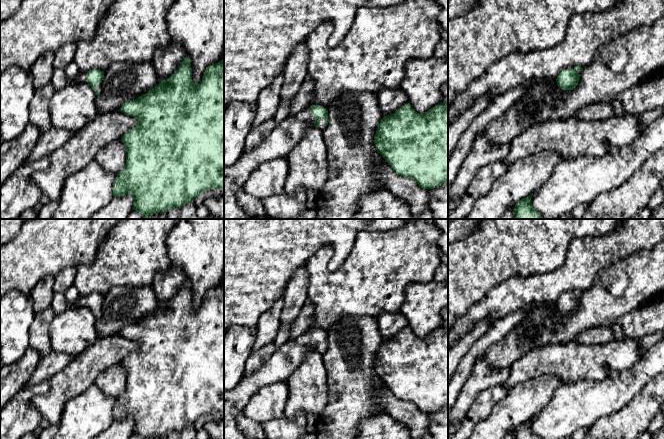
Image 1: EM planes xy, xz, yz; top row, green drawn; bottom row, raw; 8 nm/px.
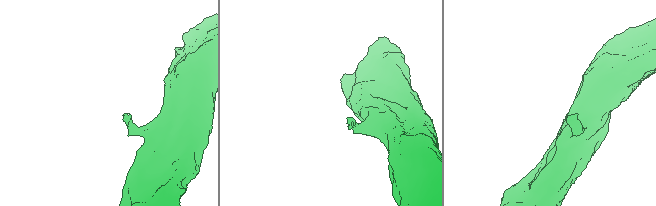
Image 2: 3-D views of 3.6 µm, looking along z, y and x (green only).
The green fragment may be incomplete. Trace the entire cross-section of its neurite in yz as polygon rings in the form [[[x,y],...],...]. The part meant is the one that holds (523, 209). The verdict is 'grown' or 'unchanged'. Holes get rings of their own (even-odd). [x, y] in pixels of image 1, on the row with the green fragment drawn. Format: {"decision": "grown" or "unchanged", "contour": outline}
{"decision": "unchanged", "contour": [[[533,193],[516,202],[513,209],[514,219],[541,219],[540,213],[532,206],[532,195]]]}

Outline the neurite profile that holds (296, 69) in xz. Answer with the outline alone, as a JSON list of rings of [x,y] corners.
[[[306,42],[297,45],[284,68],[281,101],[292,102],[308,75],[309,47]]]

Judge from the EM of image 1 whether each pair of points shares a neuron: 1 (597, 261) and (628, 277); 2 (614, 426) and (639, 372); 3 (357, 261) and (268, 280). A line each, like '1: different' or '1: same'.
1: different
2: different
3: different

